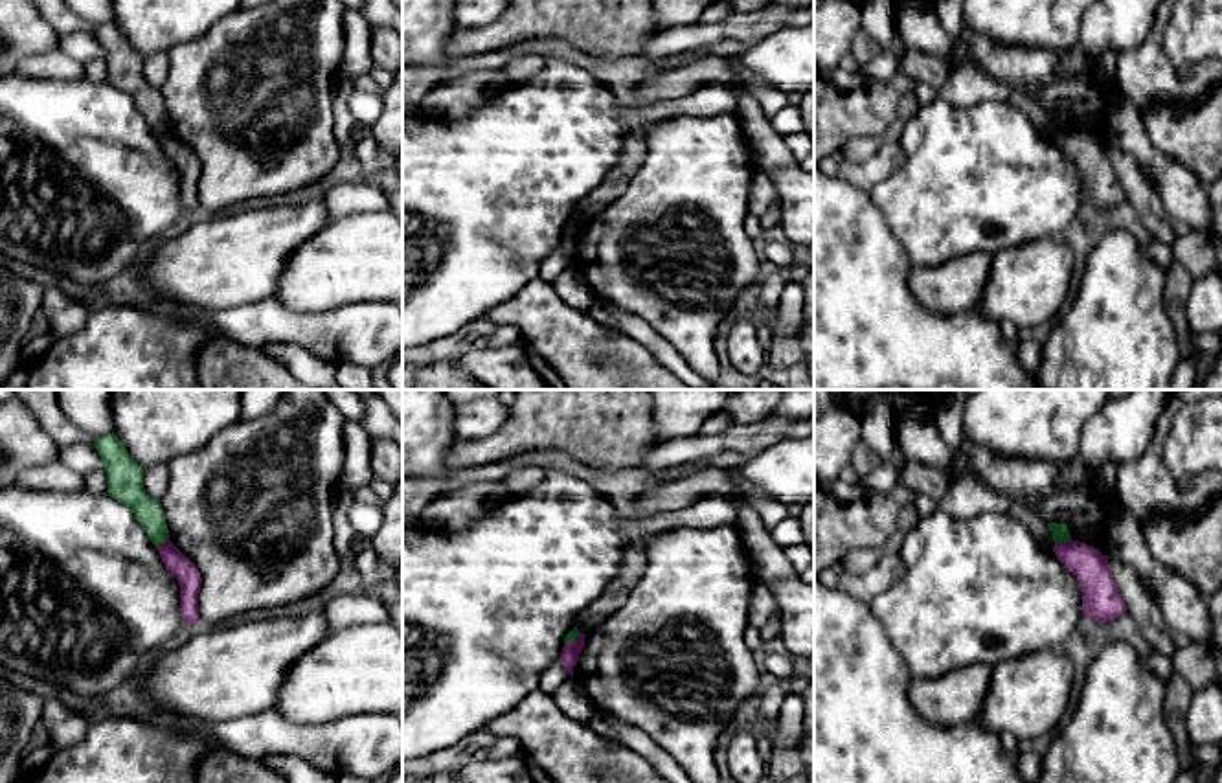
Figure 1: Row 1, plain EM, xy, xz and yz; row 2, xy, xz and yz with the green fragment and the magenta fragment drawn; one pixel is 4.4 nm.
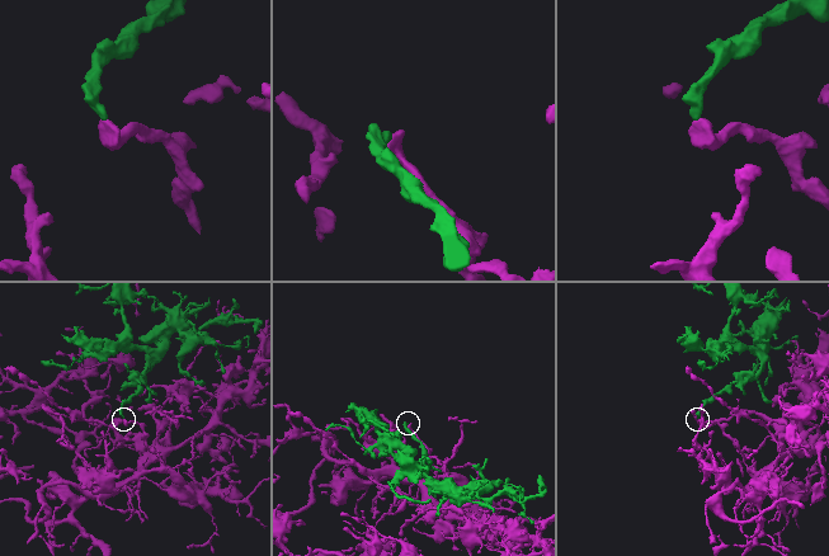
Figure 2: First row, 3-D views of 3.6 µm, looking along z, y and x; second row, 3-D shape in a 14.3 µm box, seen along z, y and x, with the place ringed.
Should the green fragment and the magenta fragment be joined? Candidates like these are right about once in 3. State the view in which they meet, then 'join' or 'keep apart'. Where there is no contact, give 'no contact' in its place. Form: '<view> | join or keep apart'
yz | keep apart

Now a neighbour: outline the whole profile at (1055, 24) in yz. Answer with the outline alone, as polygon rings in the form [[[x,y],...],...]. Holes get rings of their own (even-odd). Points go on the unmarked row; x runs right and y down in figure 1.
[[[963,0],[967,29],[1005,46],[1064,53],[1079,44],[1084,11],[1097,0]]]

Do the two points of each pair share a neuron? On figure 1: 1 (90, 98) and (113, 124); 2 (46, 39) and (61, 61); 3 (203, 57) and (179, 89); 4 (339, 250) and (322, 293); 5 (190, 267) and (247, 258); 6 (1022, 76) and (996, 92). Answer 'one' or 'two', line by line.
1: one
2: two
3: one
4: one
5: one
6: two

